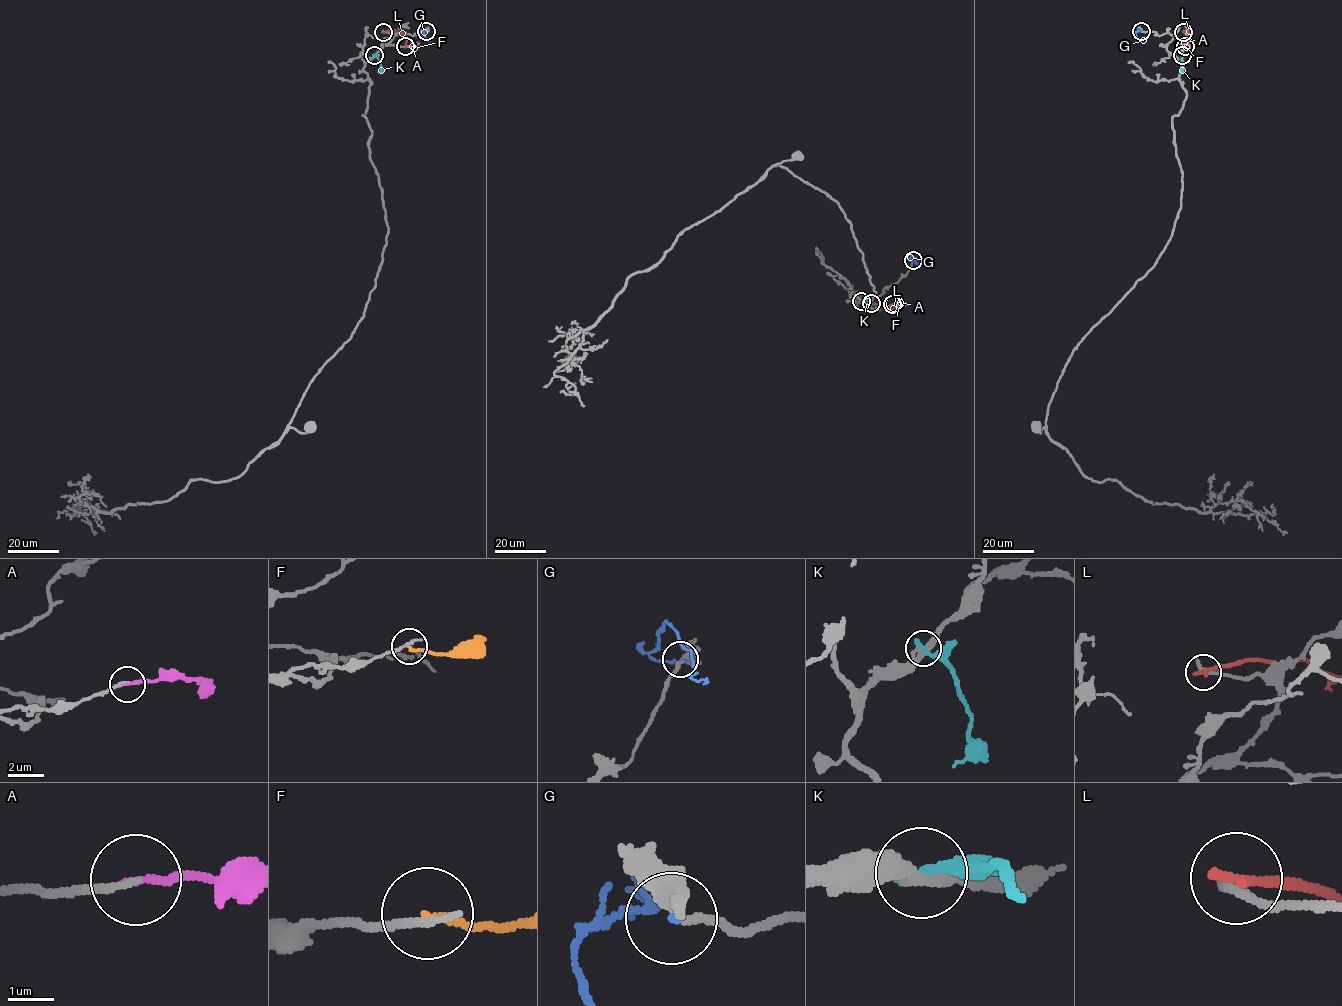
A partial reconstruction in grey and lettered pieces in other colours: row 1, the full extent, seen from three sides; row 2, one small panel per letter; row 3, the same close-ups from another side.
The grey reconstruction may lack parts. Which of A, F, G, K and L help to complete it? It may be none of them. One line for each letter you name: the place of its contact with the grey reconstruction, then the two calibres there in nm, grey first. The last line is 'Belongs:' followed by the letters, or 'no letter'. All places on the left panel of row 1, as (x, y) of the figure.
A: Touches grey at (406, 46). Thickness 140 nm (grey) against 180 nm
Belongs: A

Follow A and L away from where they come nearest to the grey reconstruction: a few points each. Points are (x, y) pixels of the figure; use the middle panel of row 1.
A: (894, 303), (906, 304)
L: (871, 303), (892, 310)

